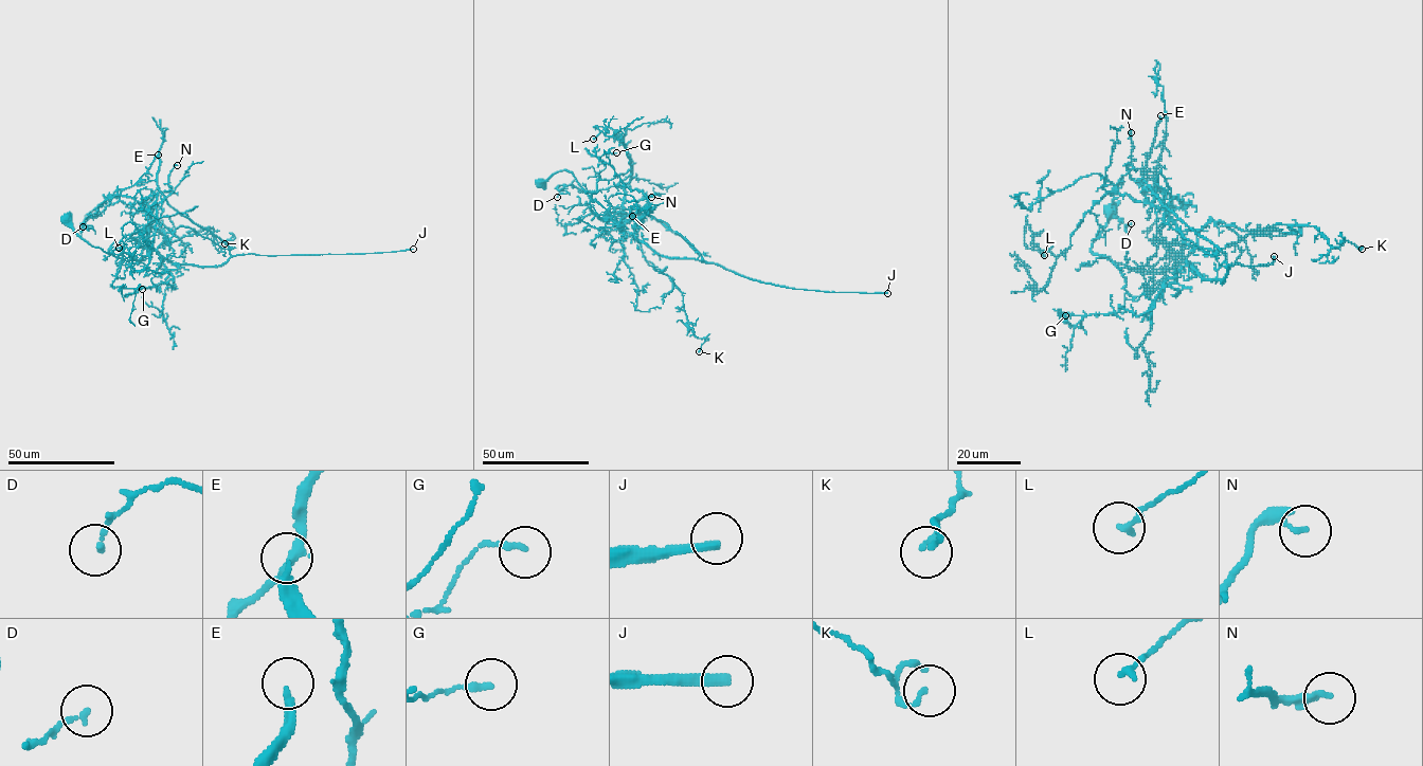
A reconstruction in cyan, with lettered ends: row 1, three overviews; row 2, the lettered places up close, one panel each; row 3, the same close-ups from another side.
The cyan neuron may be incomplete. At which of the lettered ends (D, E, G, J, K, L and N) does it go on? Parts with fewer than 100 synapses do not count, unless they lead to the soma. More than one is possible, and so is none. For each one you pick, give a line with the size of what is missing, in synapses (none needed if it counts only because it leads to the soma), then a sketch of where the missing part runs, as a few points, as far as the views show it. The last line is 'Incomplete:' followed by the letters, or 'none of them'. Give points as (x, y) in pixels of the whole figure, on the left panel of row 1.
E: Roughly 350 synapses. Course of what is missing: (158, 154), (159, 101), (173, 109), (199, 113), (229, 101), (268, 99), (283, 94), (305, 99), (310, 90)
J: Roughly 190 synapses
Incomplete: E, J

